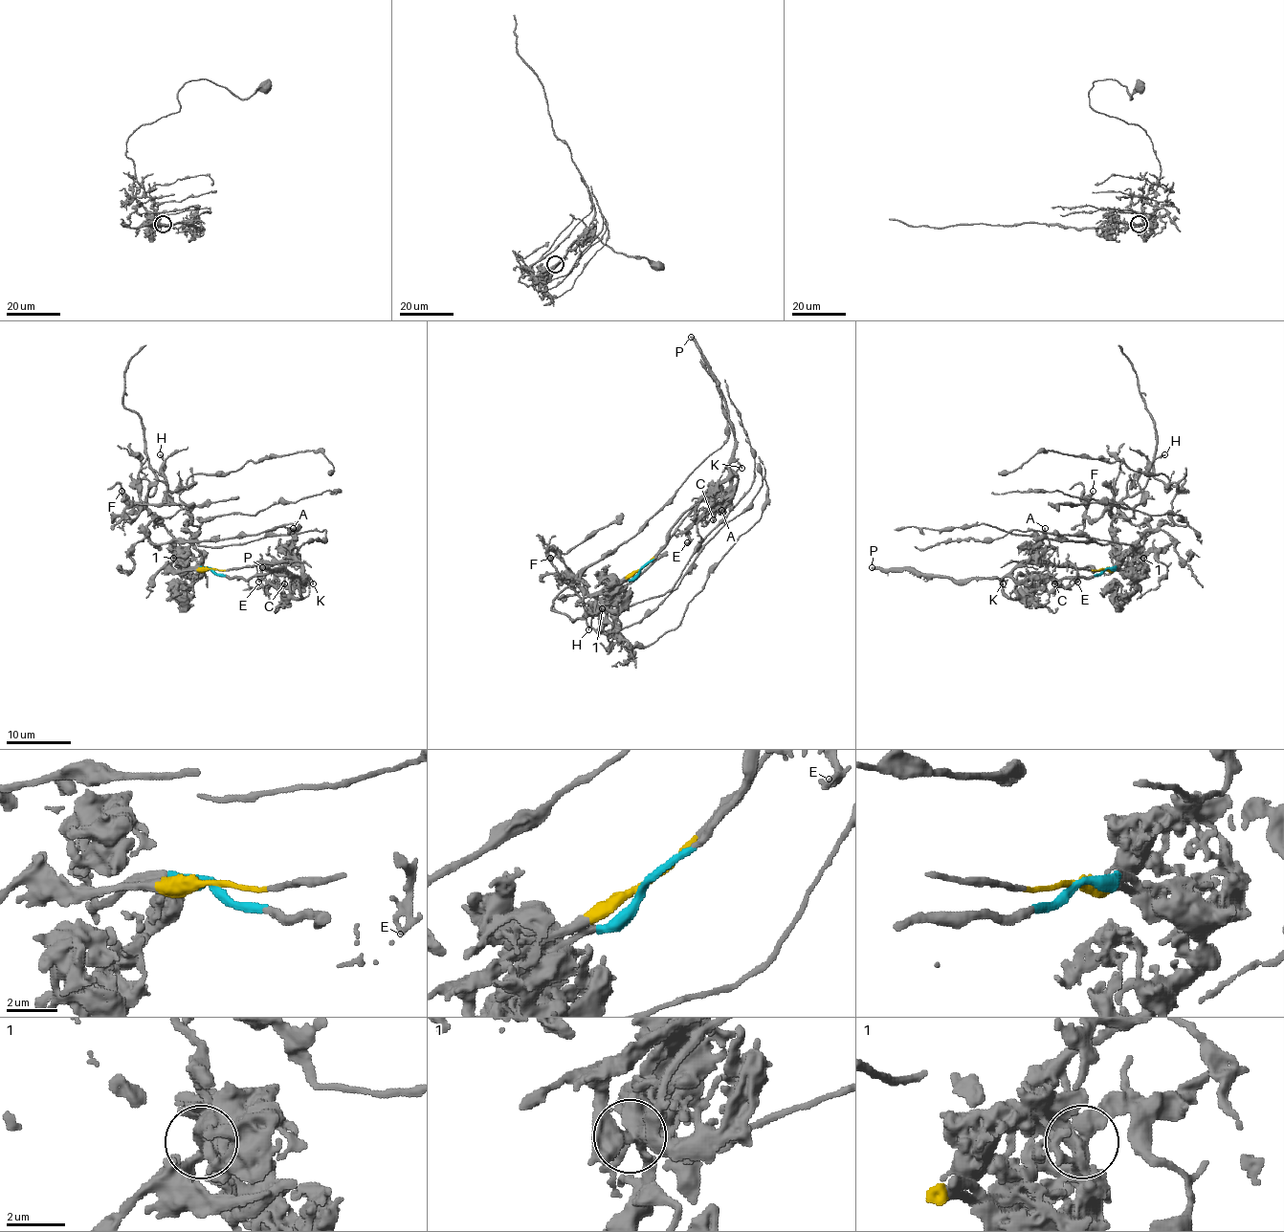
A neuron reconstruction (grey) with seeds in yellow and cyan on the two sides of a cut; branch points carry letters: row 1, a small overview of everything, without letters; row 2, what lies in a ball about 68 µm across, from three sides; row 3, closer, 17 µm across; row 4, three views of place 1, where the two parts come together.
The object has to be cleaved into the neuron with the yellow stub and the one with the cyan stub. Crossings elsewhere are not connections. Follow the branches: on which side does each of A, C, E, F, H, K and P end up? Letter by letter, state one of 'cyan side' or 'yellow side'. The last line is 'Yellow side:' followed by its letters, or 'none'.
A: cyan side
C: cyan side
E: cyan side
F: yellow side
H: yellow side
K: cyan side
P: cyan side
Yellow side: F, H

